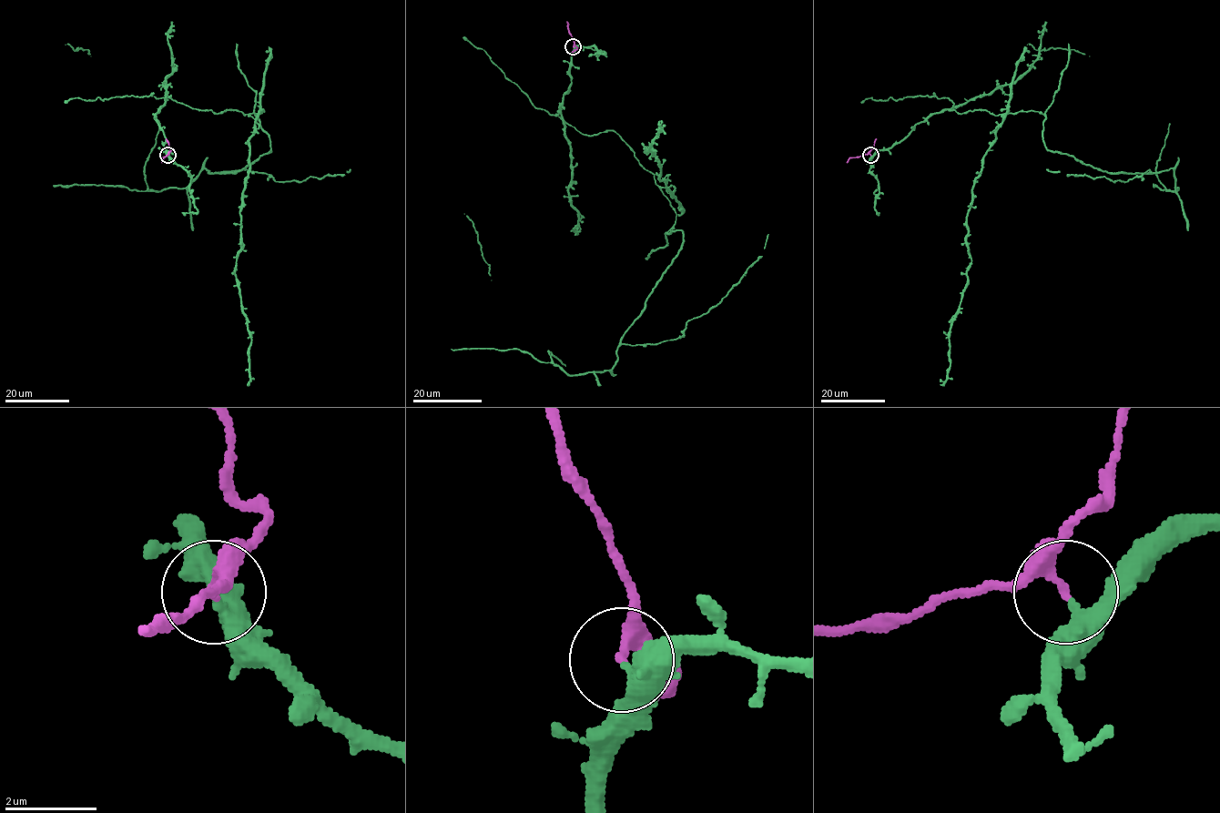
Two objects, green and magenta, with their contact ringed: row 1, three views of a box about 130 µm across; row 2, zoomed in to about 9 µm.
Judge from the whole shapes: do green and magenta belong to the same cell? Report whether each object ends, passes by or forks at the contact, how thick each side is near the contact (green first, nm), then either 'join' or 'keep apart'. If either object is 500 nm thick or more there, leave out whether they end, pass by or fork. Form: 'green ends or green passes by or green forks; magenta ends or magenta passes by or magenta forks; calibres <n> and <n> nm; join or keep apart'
green passes by; magenta passes by; calibres 280 and 200 nm; keep apart

